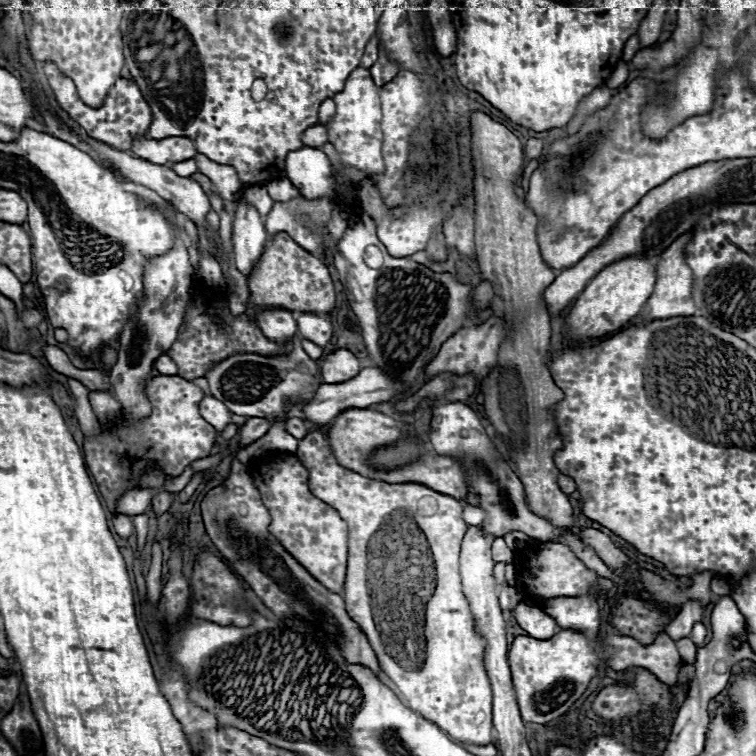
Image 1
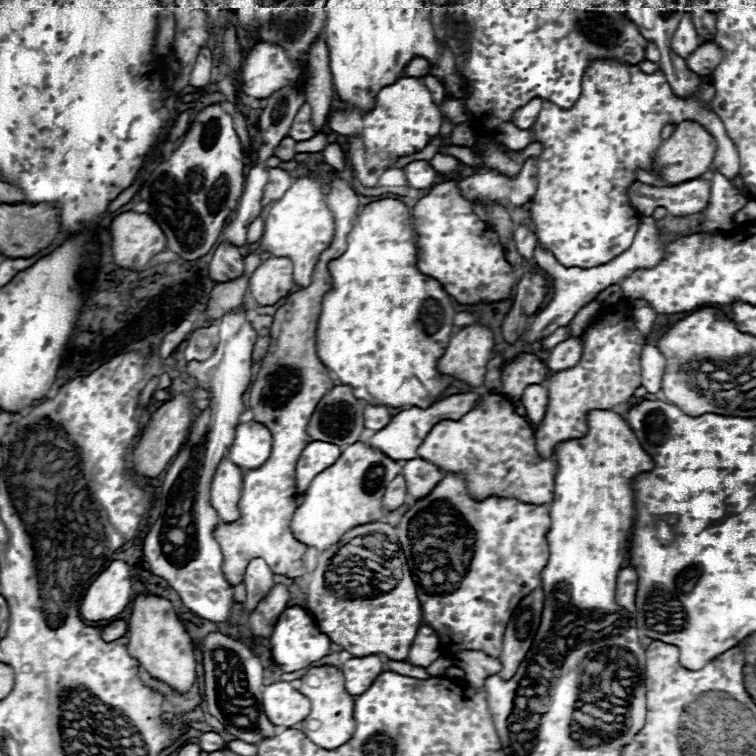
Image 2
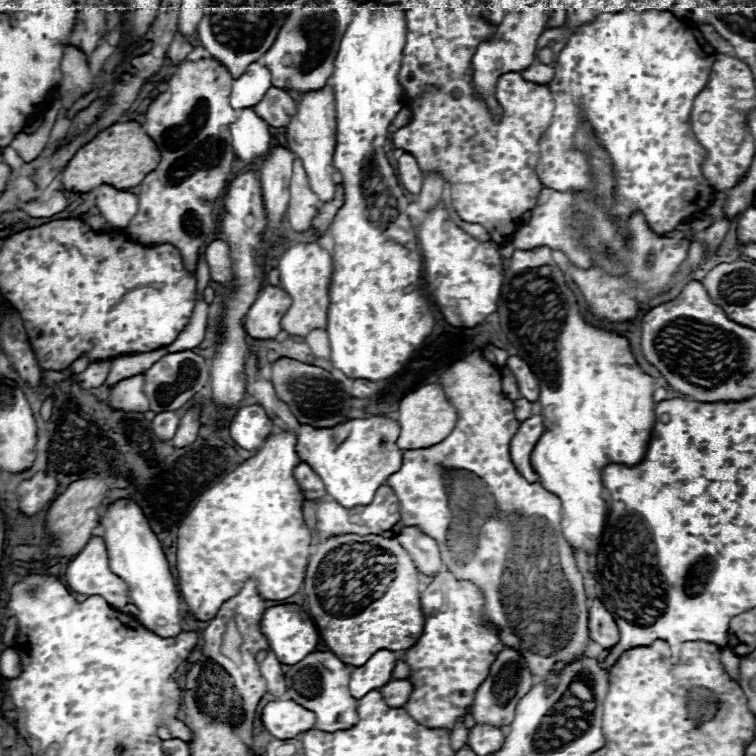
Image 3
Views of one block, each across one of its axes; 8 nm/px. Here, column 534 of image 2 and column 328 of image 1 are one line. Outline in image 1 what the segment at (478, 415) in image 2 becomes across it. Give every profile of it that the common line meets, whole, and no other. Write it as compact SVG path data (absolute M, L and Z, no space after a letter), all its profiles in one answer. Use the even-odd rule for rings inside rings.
M326 428L314 430L298 442L296 458L310 472L310 490L316 498L330 504L340 512L348 524L348 570L344 582L344 602L350 618L358 622L362 632L368 636L378 660L380 660L380 636L376 636L376 626L372 624L372 608L368 600L368 540L372 532L380 528L380 520L394 512L396 508L410 510L414 520L420 524L420 532L428 540L430 552L436 564L436 592L428 602L428 656L420 672L404 672L396 662L380 662L382 672L392 680L398 696L408 708L418 710L424 718L436 722L452 738L474 744L488 746L492 742L492 690L488 674L482 664L484 640L474 630L474 618L466 596L462 594L458 554L460 542L468 530L462 520L462 504L452 496L434 492L422 484L386 484L366 480L364 476L342 468L330 452Z

